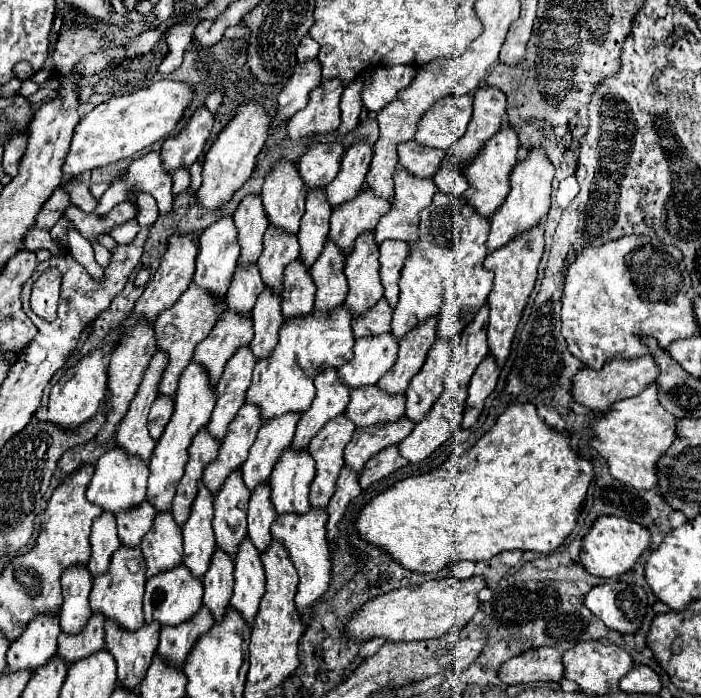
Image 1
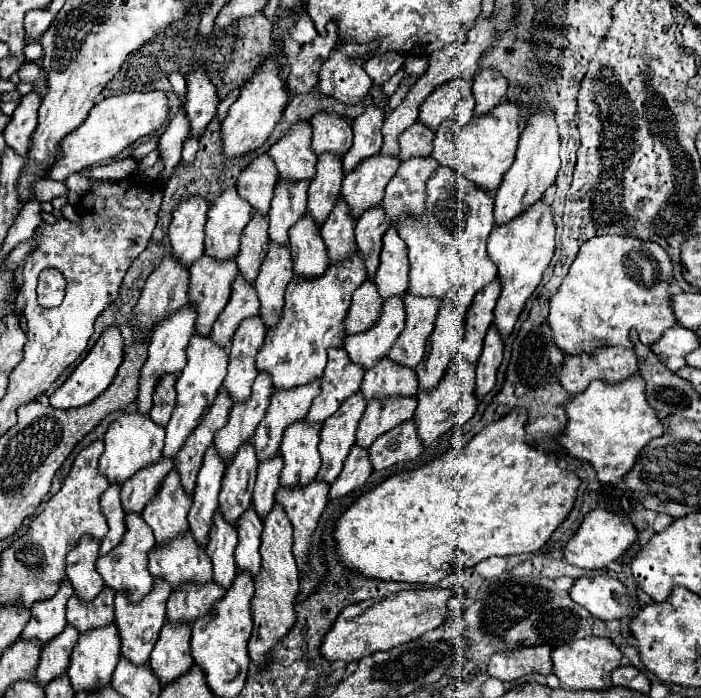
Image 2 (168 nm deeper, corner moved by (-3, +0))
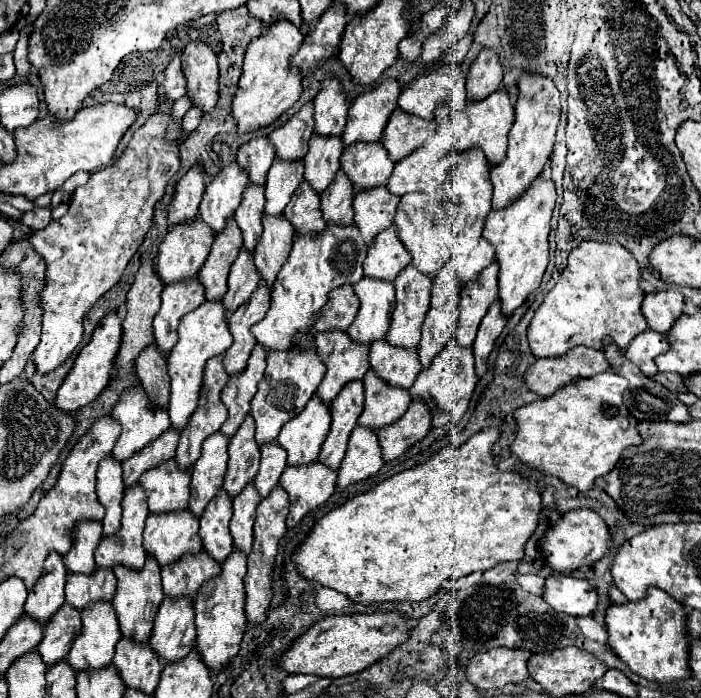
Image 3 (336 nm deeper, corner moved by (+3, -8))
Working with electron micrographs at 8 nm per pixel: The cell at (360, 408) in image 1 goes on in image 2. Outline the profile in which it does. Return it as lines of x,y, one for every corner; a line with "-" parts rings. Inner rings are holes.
384,358
382,362
378,362
378,366
374,366
364,374
360,392
368,402
388,396
398,396
398,398
416,396
418,394
416,372

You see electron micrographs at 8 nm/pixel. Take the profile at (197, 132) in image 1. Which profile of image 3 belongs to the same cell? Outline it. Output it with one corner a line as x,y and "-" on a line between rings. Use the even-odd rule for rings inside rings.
194,40
184,48
182,70
194,106
210,112
218,102
218,56
208,42

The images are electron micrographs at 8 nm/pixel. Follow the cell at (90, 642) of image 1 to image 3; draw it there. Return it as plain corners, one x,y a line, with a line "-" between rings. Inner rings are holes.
96,568
92,576
72,576
72,572
68,572
66,604
78,610
82,610
88,602
112,600
114,592
116,592
114,572
104,572
102,568

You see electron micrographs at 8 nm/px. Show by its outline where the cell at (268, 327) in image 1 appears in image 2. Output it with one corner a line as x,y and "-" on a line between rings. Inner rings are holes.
270,244
266,260
260,266
260,276
254,282
260,300
260,318
266,330
278,324
278,316
282,314
284,308
284,292
292,276
294,272
292,272
292,258
288,246

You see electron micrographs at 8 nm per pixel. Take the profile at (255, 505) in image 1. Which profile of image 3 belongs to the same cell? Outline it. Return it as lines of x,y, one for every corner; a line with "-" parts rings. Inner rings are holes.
276,442
264,444
264,448
260,448
260,452
262,452
262,460
260,460
260,470
254,478
254,484
260,492
260,496
266,498
270,494
270,490
278,484
284,468
286,468
286,452

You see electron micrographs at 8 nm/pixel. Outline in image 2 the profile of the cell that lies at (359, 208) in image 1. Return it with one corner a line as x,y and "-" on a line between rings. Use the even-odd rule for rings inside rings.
374,154
362,164
356,166
344,180
342,180
342,190
340,196
346,200
350,208
350,216
358,220
362,212
376,208
382,204
384,188
398,170
400,160

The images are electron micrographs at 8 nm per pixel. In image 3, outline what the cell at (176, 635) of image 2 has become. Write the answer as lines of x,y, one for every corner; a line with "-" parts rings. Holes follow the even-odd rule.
166,596
154,620
154,632
150,636
152,648
158,652
160,658
164,658
164,662
178,662
192,650
194,638
196,638
196,624
194,624
194,612
192,612
192,598

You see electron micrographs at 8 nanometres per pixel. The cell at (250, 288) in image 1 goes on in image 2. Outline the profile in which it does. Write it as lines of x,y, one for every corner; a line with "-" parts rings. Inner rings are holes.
252,214
248,226
242,232
242,246
240,246
240,254
236,258
238,270
240,274
254,284
254,280
258,278
258,268
262,266
262,260
266,256
266,248
268,248
268,220
264,216

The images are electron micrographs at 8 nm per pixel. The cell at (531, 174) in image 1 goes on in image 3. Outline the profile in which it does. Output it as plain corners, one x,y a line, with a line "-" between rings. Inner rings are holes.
524,72
518,80
518,100
516,100
516,120
512,124
510,136
508,136
508,152
506,158
492,166
490,180
494,186
492,196
492,208
504,208
516,198
524,194
524,190
530,186
530,182
542,172
546,160
552,154
552,138
556,134
560,120
560,92
556,90
554,82
546,76
540,76
536,72

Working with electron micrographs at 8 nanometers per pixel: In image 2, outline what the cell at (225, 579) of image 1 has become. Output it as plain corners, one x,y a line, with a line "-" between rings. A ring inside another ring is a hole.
216,512
212,528
210,528
210,542
206,546
206,554
214,566
214,582
228,590
236,578
236,562
234,562
234,548
238,544
236,528

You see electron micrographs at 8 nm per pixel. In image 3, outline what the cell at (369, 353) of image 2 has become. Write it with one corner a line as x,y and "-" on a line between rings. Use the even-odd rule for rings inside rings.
364,276
360,284
354,284
354,292
360,300
360,310
356,320
350,324
348,334
362,344
386,338
390,312
396,304
394,284
388,284
386,280
368,280
368,276

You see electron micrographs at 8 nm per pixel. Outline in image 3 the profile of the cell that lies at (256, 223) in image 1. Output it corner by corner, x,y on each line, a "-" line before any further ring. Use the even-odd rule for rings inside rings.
266,136
252,138
238,150
238,164
248,170
250,182
264,184
264,176
268,174
268,168
272,166
276,158
276,150
272,148
270,140

